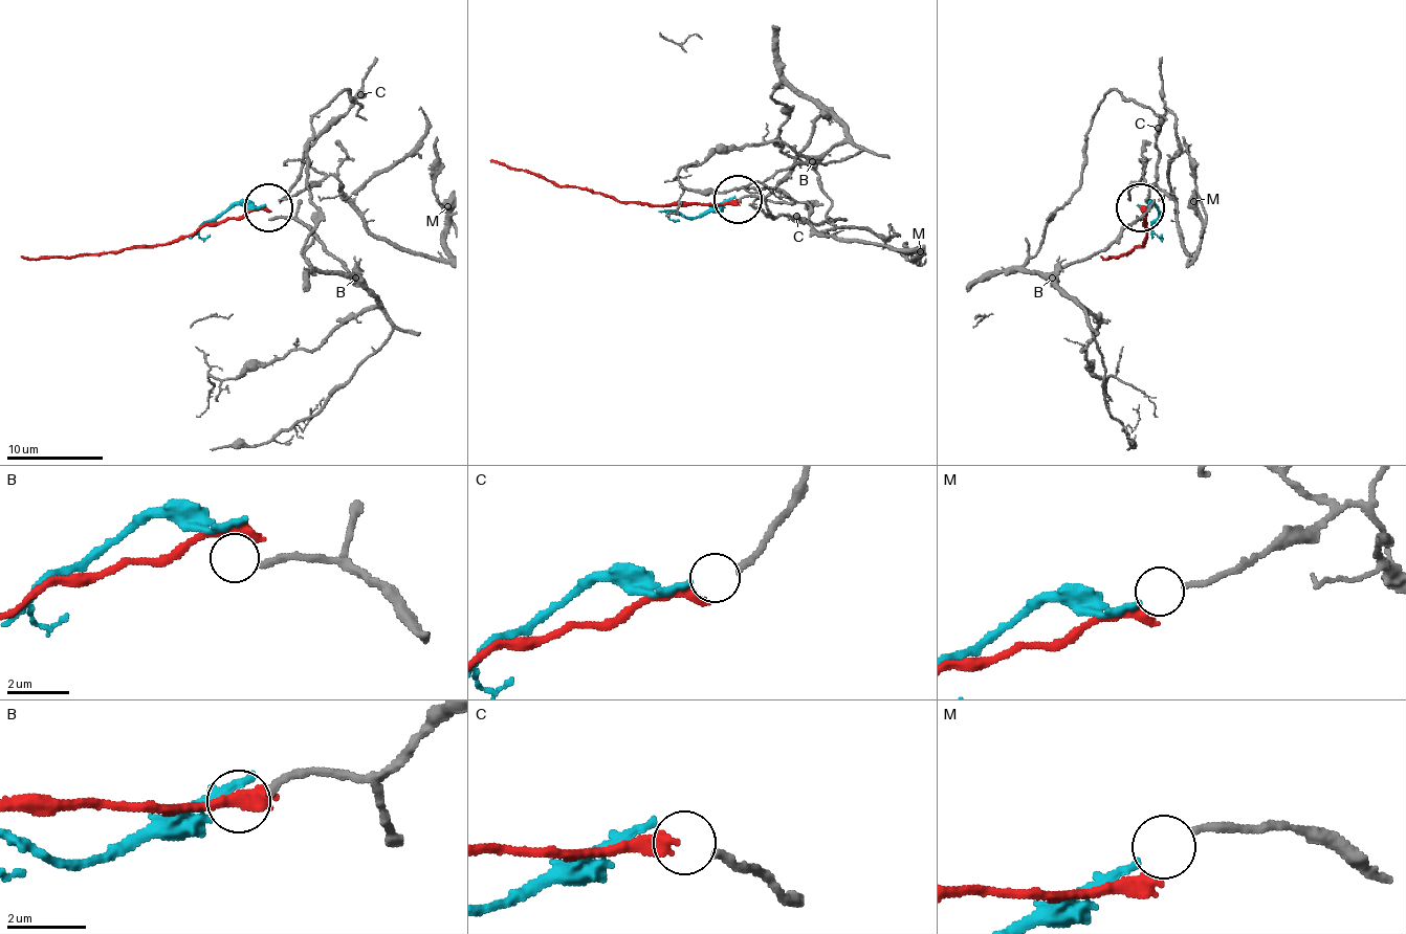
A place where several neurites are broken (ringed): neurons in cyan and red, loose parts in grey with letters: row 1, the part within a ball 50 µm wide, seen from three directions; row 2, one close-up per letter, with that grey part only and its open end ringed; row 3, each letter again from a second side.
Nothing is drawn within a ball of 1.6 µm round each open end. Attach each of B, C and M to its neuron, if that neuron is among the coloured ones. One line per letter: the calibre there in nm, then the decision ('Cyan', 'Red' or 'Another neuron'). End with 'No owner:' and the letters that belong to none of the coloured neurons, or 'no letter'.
B: Thickness 220 nm. Another neuron
C: Thickness 200 nm. Red
M: Thickness 170 nm. Cyan
No owner: B

